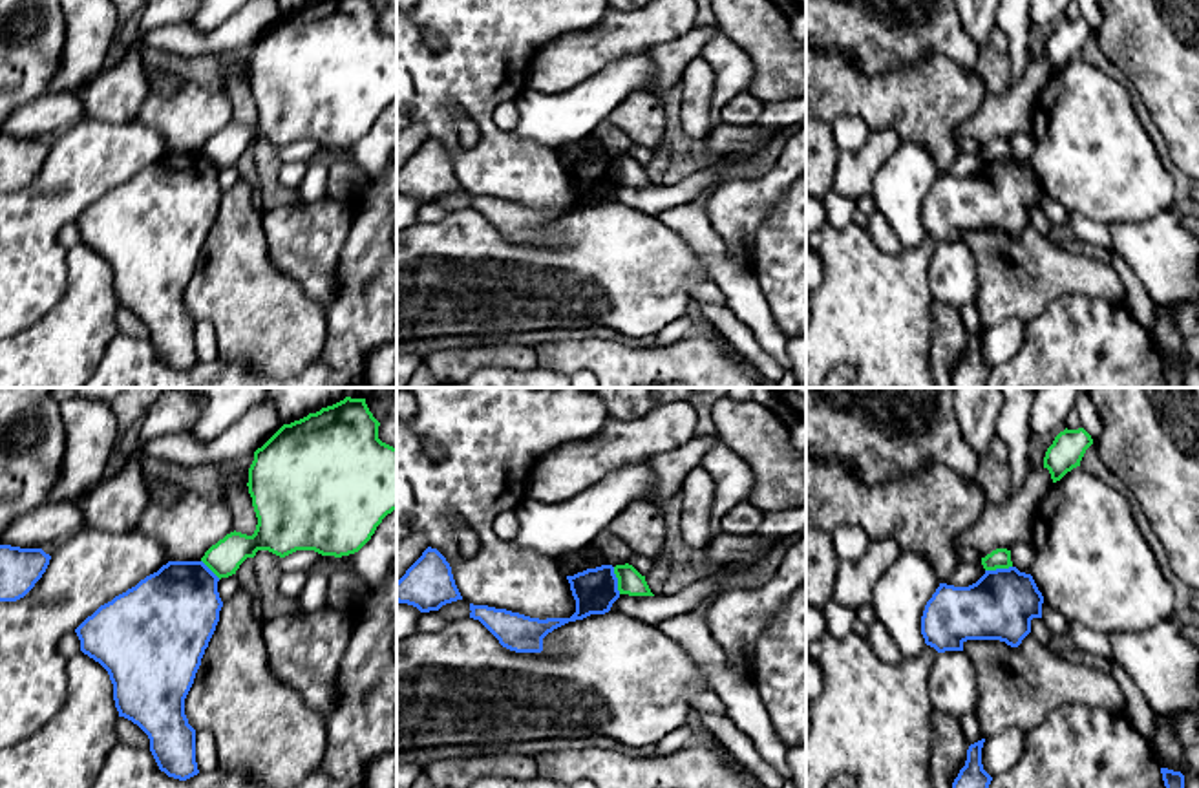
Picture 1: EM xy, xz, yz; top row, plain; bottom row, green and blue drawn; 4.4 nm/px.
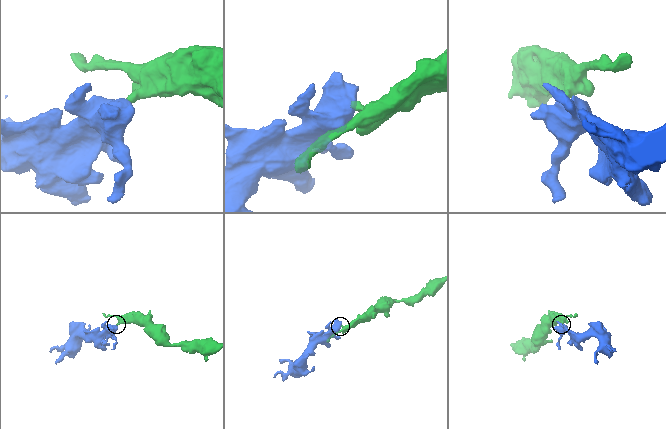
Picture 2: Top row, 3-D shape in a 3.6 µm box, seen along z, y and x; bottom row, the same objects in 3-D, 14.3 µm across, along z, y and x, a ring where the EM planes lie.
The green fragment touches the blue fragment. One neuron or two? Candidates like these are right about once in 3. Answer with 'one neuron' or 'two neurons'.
two neurons

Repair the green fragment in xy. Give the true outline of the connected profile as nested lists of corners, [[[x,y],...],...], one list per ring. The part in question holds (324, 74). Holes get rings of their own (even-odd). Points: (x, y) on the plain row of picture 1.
[[[320,0],[283,15],[254,42],[249,59],[249,84],[258,108],[252,126],[230,122],[212,135],[201,152],[221,170],[236,165],[247,148],[269,141],[285,148],[296,141],[314,141],[322,146],[349,146],[358,143],[375,124],[382,110],[397,101],[397,38],[378,29],[380,13],[369,0]]]

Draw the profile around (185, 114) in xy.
[[[150,68],[146,79],[148,93],[137,119],[161,133],[168,152],[201,152],[212,135],[234,122],[227,93],[208,91],[190,79],[159,68]]]

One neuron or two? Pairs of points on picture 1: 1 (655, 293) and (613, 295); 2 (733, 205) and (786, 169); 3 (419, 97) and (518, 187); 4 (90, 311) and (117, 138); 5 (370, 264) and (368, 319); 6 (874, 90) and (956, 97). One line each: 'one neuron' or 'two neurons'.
1: one neuron
2: one neuron
3: one neuron
4: two neurons
5: one neuron
6: one neuron

